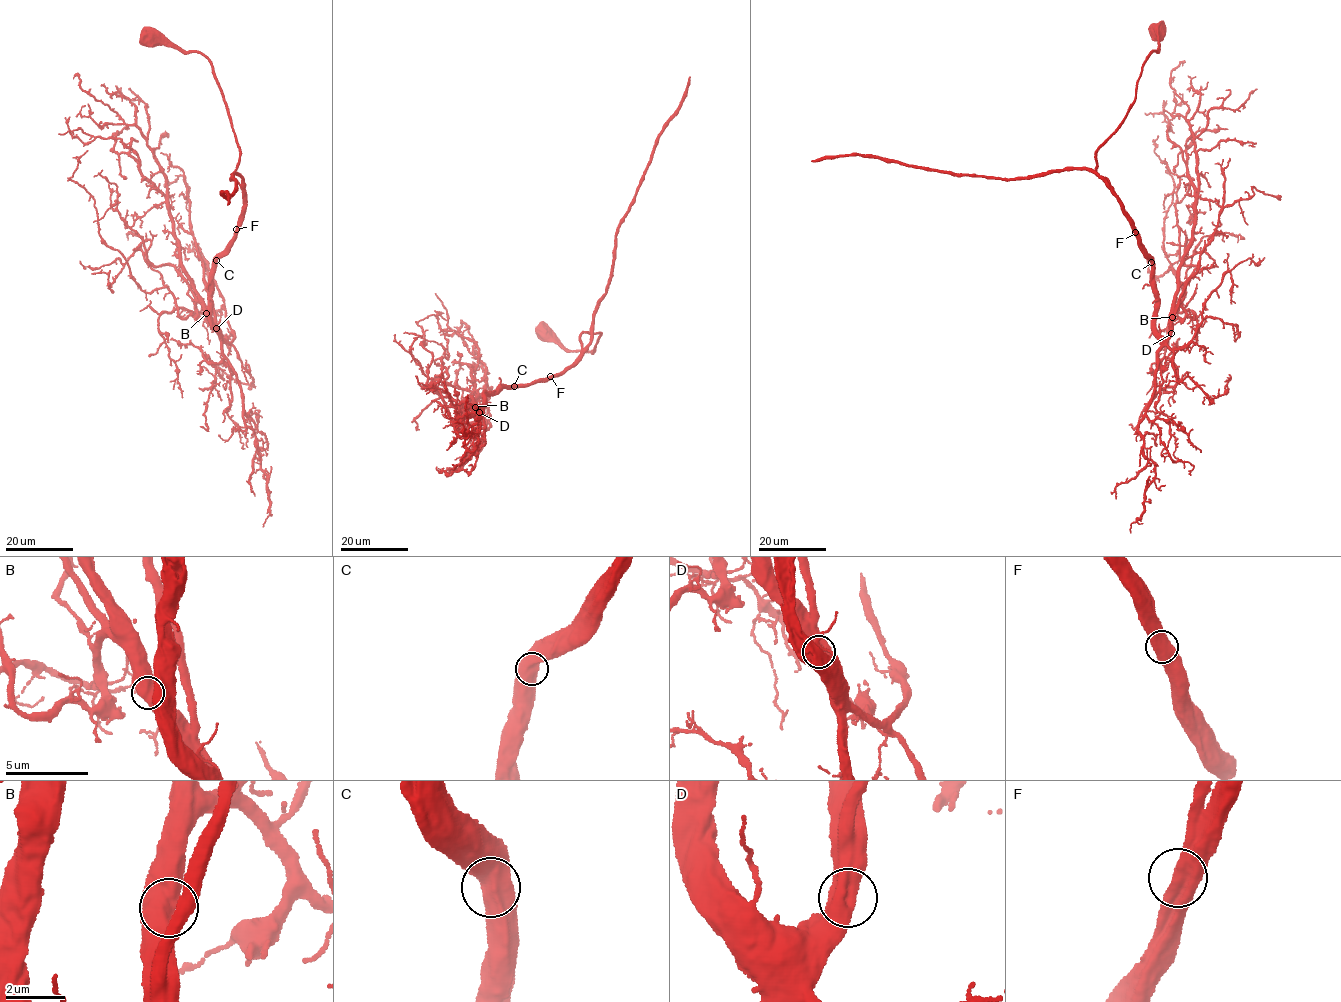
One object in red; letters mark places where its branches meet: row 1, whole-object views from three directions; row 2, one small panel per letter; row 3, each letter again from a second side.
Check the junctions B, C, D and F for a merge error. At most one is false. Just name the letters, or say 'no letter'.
no letter

